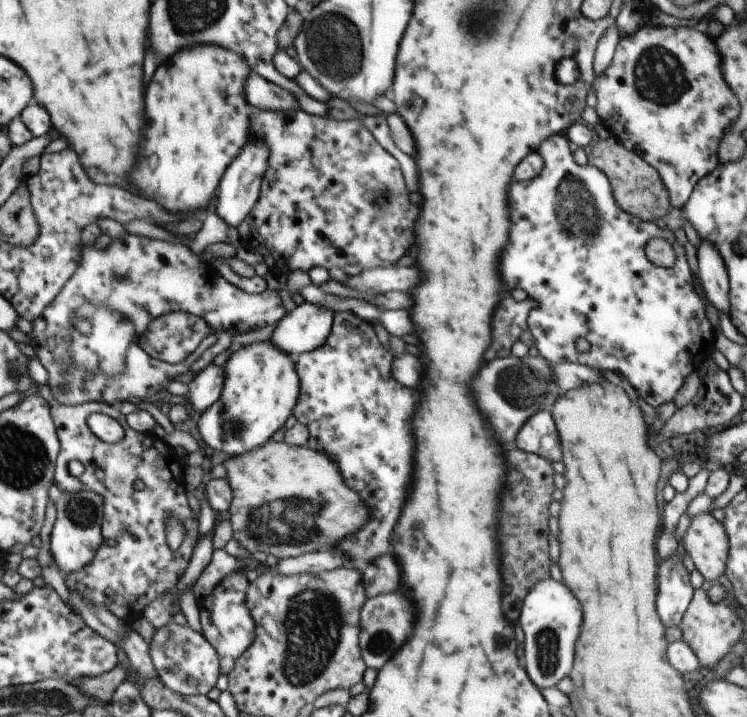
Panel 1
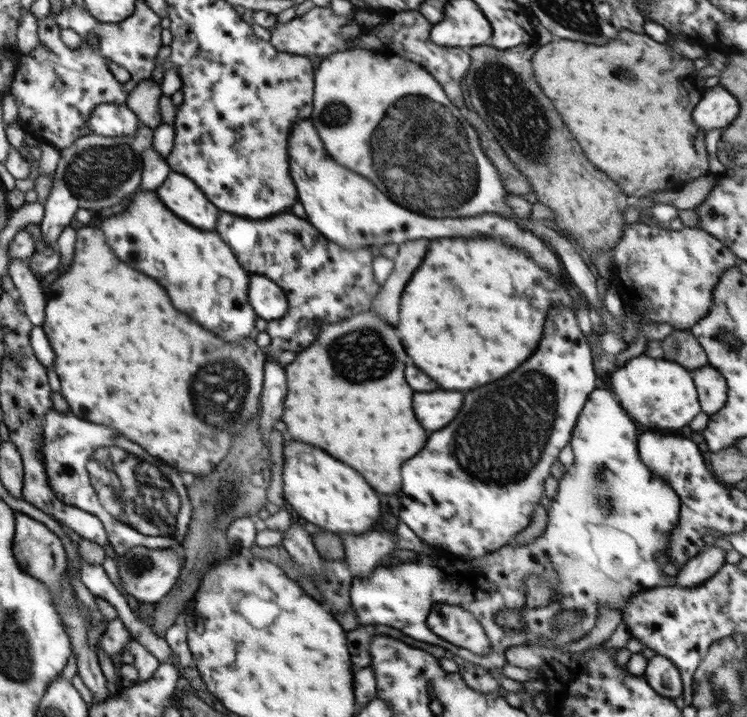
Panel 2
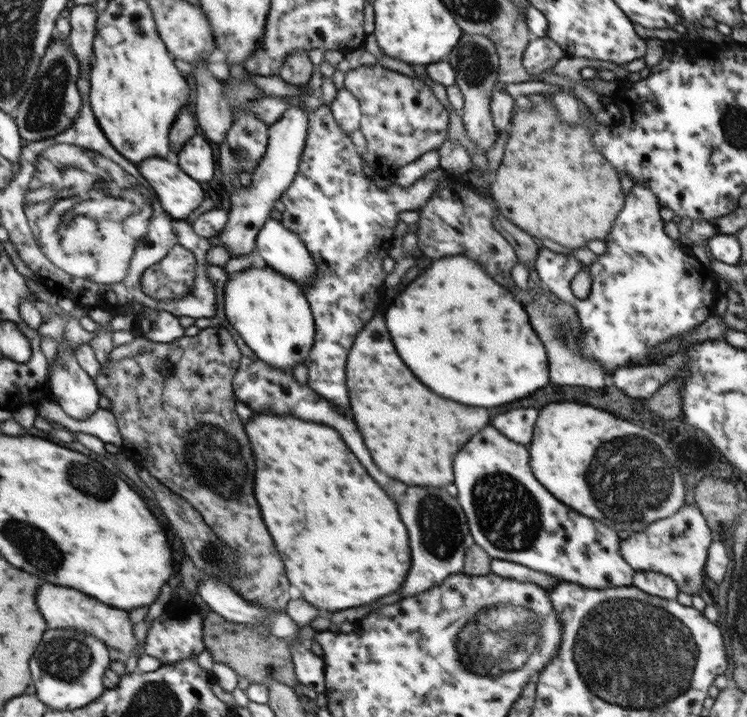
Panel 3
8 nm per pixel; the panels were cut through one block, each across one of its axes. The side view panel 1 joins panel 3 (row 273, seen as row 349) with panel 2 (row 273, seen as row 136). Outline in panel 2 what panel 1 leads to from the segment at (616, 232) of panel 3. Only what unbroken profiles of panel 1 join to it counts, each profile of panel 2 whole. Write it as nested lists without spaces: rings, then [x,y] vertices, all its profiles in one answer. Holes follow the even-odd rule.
[[[306,117],[292,125],[288,138],[290,174],[298,190],[298,201],[305,208],[307,221],[320,231],[329,241],[345,249],[402,244],[421,238],[499,238],[510,246],[515,246],[527,254],[534,263],[544,267],[559,282],[567,282],[568,276],[561,266],[559,256],[544,244],[532,231],[525,230],[516,221],[496,213],[484,213],[475,217],[436,218],[410,212],[396,204],[378,190],[368,178],[350,171],[330,158],[316,132],[311,117]]]

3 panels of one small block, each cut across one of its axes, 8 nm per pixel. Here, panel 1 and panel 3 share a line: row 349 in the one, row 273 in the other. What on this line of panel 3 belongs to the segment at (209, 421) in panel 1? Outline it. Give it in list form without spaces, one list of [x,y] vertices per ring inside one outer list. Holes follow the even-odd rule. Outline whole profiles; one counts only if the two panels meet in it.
[[[259,260],[253,268],[248,268],[239,272],[238,276],[228,279],[223,294],[224,314],[234,333],[244,339],[246,346],[249,346],[262,362],[278,370],[293,370],[298,364],[304,365],[304,360],[313,350],[316,331],[312,310],[301,285],[283,278],[280,273],[271,270]]]

